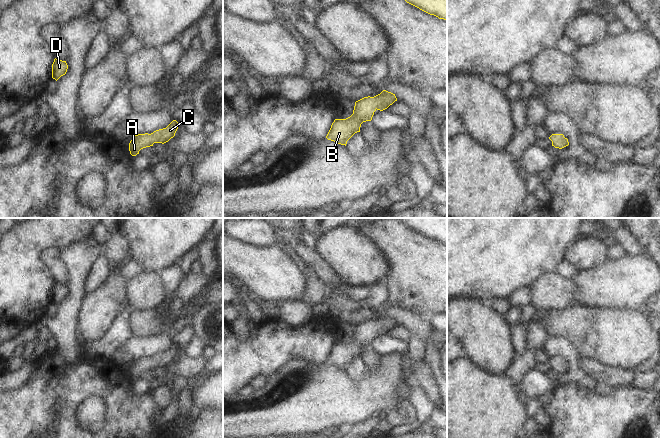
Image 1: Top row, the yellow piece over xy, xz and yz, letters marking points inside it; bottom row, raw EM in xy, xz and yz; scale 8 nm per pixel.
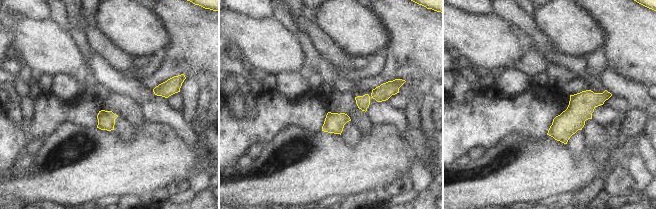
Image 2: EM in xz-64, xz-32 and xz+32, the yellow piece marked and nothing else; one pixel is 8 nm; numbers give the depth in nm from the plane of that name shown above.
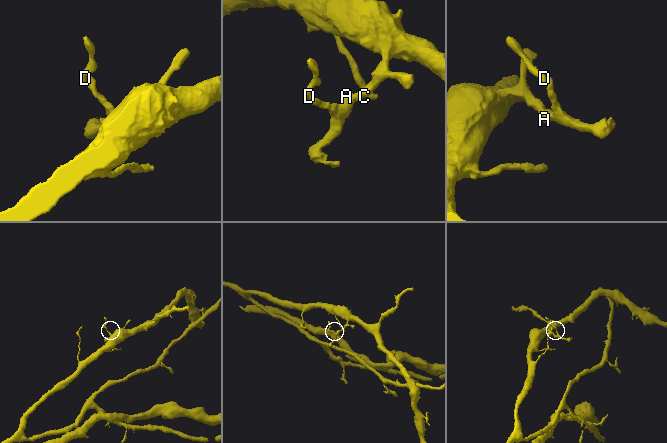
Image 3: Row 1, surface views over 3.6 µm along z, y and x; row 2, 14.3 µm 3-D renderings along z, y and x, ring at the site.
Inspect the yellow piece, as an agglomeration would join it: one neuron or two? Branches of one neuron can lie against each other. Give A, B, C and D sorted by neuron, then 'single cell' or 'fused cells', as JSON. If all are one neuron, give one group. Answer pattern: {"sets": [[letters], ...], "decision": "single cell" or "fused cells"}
{"sets": [["A", "B", "C", "D"]], "decision": "single cell"}

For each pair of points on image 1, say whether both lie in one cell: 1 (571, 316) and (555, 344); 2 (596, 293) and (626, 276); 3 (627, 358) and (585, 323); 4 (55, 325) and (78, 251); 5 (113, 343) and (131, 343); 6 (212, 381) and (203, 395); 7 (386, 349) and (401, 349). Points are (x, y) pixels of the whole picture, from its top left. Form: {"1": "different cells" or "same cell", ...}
{"1": "different cells", "2": "same cell", "3": "same cell", "4": "same cell", "5": "different cells", "6": "same cell", "7": "same cell"}

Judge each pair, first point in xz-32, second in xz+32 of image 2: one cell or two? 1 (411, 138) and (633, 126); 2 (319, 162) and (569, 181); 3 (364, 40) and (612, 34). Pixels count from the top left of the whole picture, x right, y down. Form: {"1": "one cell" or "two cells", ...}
{"1": "two cells", "2": "one cell", "3": "two cells"}

